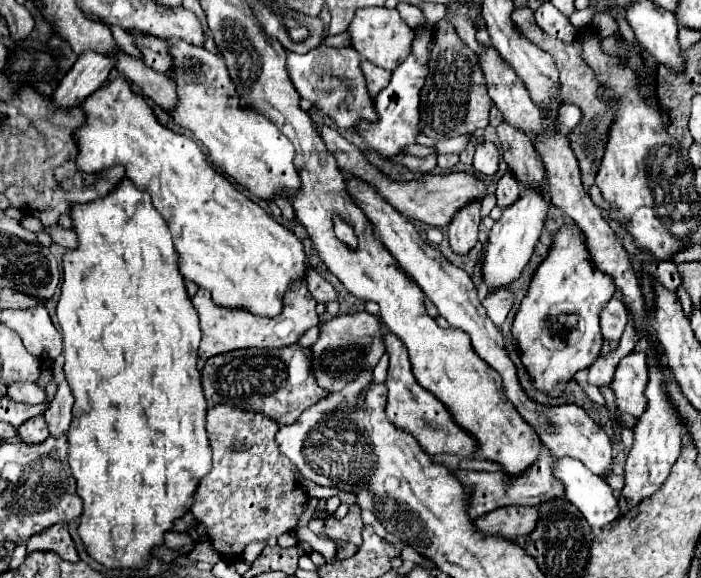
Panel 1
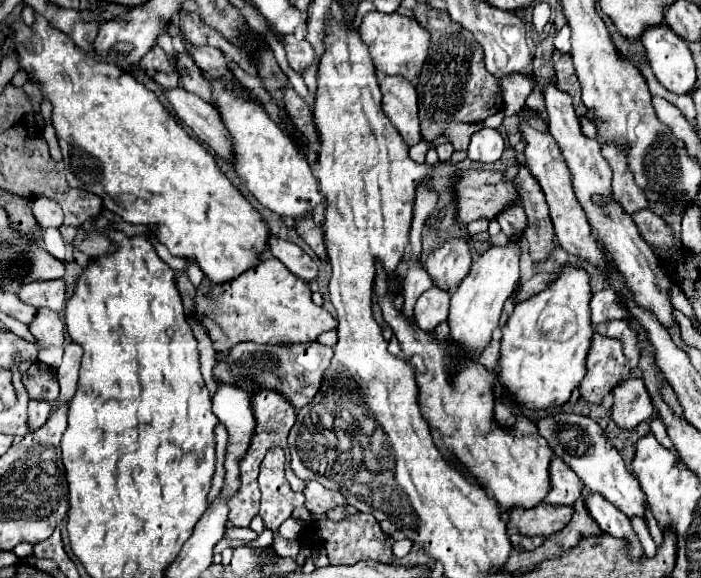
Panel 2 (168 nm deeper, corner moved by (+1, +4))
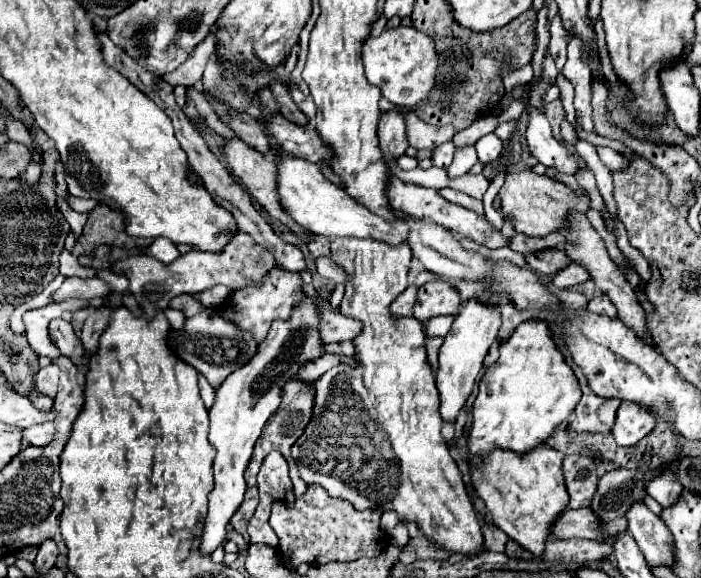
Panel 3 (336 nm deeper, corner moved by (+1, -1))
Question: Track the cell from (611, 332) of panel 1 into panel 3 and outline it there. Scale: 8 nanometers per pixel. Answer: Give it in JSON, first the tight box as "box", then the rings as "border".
{"box":[587,295,617,317],"border":[[[599,295],[599,297],[591,299],[591,301],[587,303],[587,309],[589,309],[591,313],[597,313],[597,315],[617,317],[617,311],[615,311],[615,307],[613,307],[613,303],[609,301],[609,297],[607,297],[607,295]]]}

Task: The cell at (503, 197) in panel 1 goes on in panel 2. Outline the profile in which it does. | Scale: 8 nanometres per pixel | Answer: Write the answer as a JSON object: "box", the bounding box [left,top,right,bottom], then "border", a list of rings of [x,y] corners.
{"box":[497,206,527,240],"border":[[[511,206],[511,208],[507,208],[505,212],[499,214],[497,222],[501,224],[501,232],[503,232],[509,240],[519,238],[519,236],[523,236],[525,226],[527,226],[525,210],[523,210],[521,206]]]}

